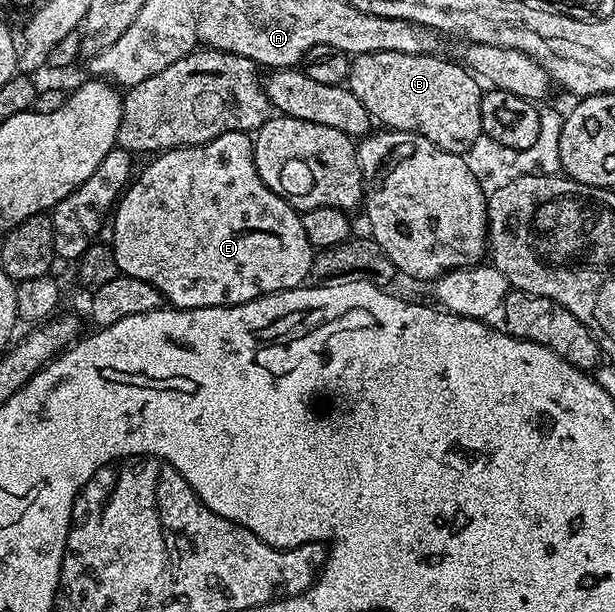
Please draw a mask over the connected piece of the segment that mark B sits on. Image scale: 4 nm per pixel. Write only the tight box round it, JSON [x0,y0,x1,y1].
[346,53,484,156]

